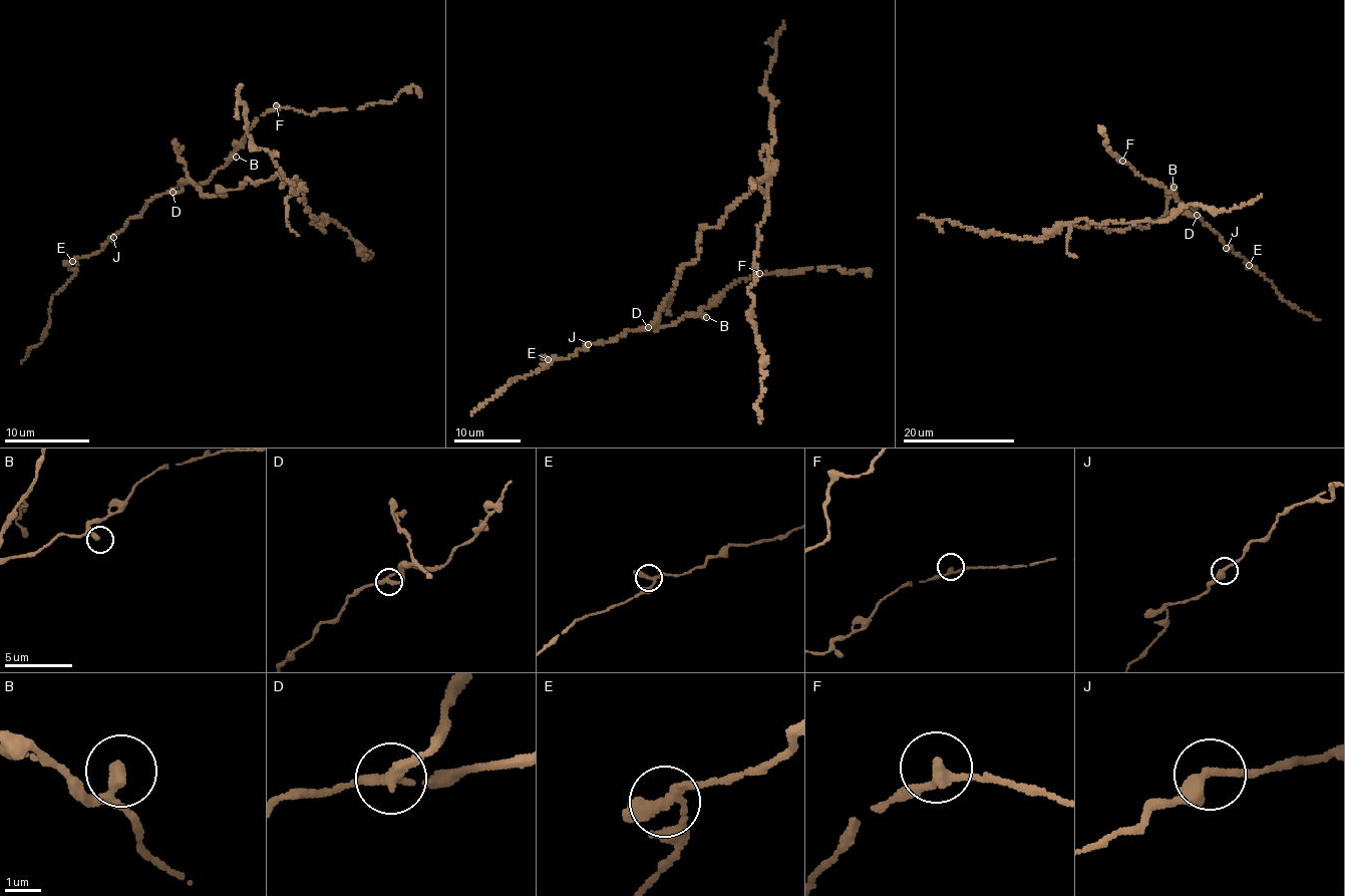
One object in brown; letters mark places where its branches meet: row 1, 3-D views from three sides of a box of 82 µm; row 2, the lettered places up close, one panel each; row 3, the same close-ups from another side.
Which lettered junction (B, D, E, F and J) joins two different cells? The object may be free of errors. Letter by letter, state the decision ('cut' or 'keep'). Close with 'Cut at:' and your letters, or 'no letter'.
B: keep
D: cut
E: keep
F: keep
J: keep
Cut at: D

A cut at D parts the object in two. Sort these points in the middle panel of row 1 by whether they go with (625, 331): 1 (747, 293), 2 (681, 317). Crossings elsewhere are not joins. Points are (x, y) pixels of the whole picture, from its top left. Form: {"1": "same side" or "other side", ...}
{"1": "other side", "2": "same side"}

